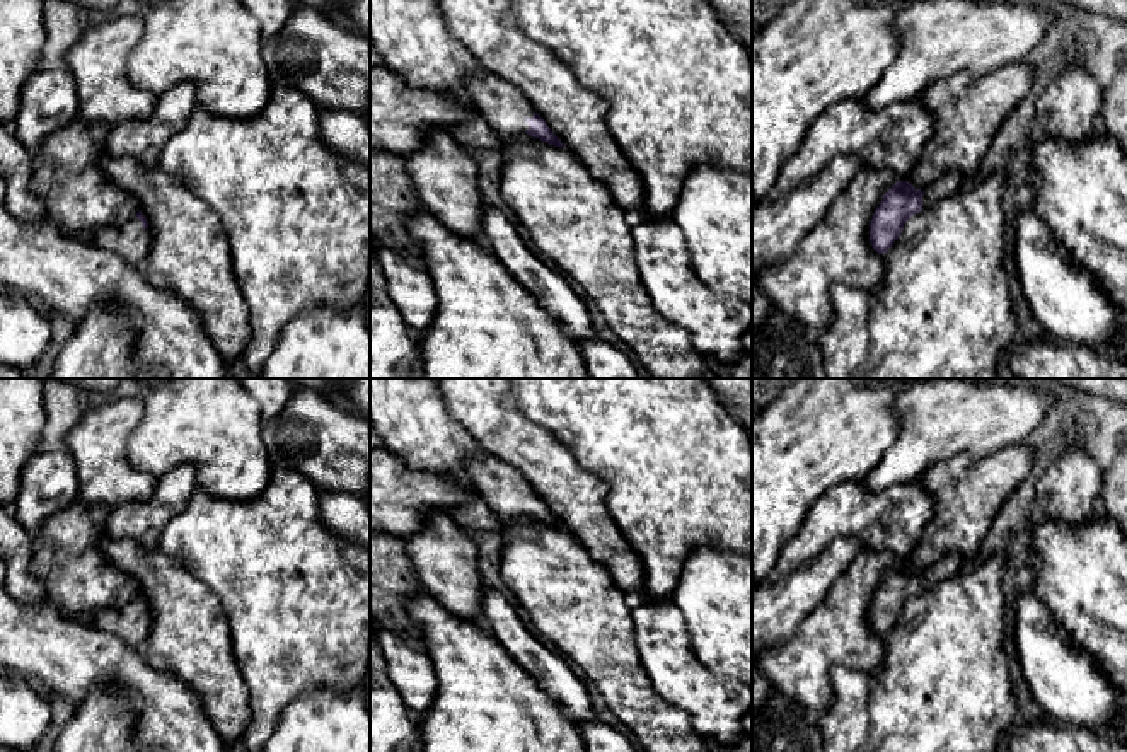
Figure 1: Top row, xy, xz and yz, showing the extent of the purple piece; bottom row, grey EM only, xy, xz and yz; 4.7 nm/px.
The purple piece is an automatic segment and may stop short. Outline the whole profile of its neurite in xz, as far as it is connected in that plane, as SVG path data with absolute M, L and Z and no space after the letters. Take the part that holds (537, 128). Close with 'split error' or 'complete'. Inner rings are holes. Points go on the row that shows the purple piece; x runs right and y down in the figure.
M483 68L464 80L464 90L503 143L527 133L549 145L564 147L523 94L498 75Z | split error

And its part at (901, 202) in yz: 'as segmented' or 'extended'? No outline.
extended

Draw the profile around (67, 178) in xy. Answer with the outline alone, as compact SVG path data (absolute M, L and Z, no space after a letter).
M77 118L32 153L29 188L44 203L46 222L68 235L123 225L140 211L140 203L101 171L109 130Z

